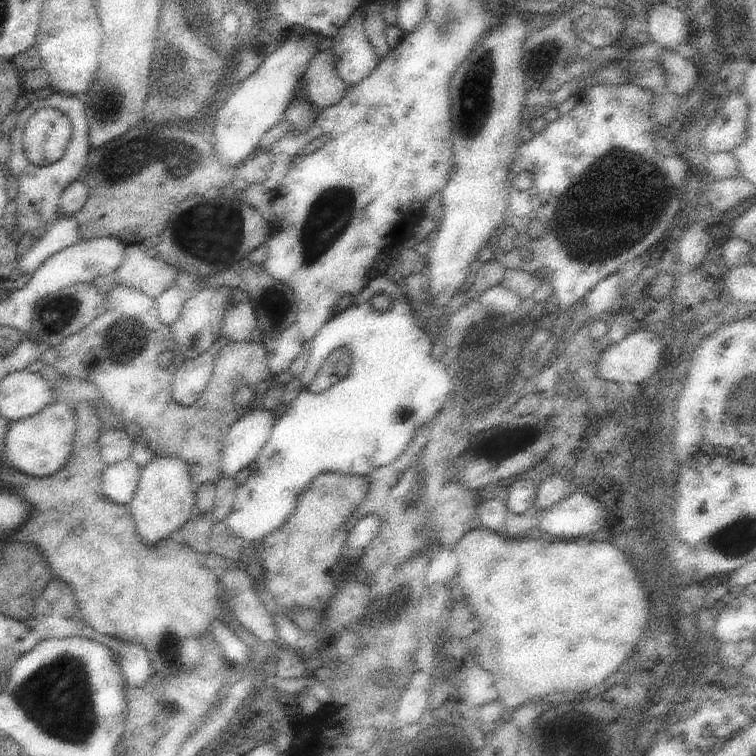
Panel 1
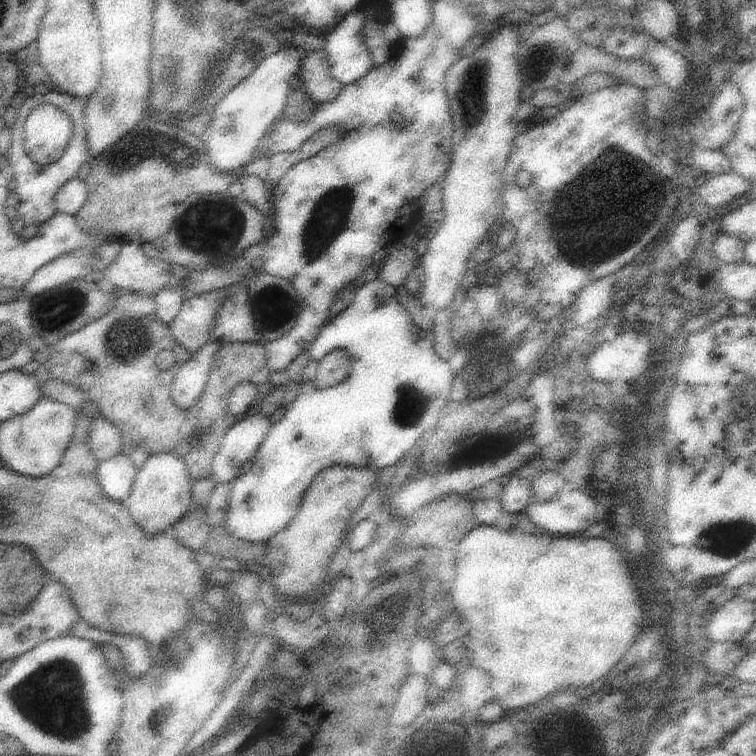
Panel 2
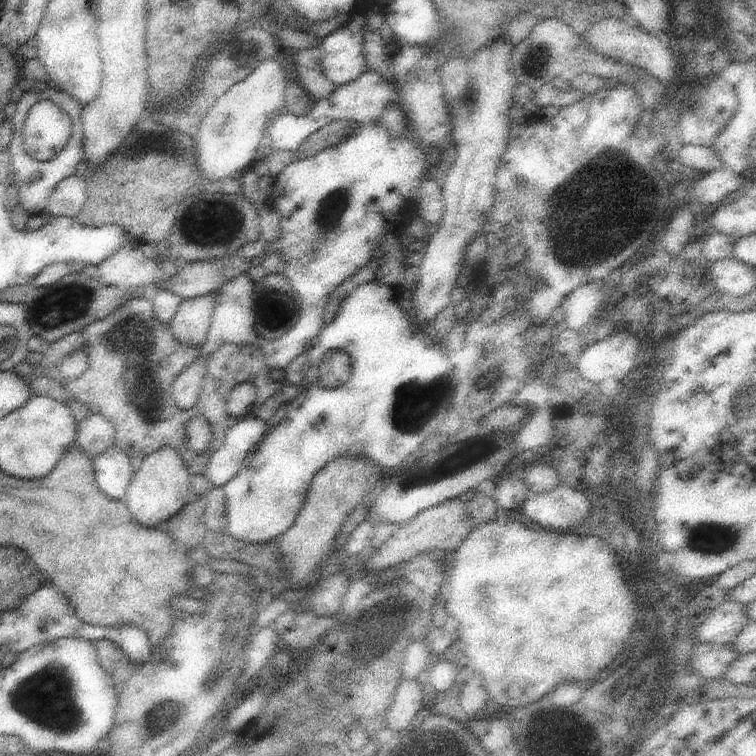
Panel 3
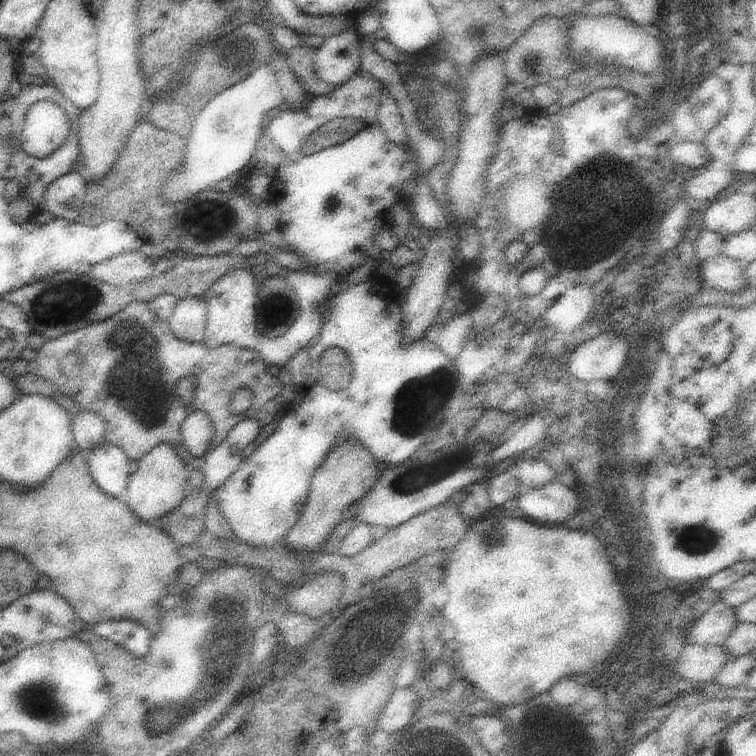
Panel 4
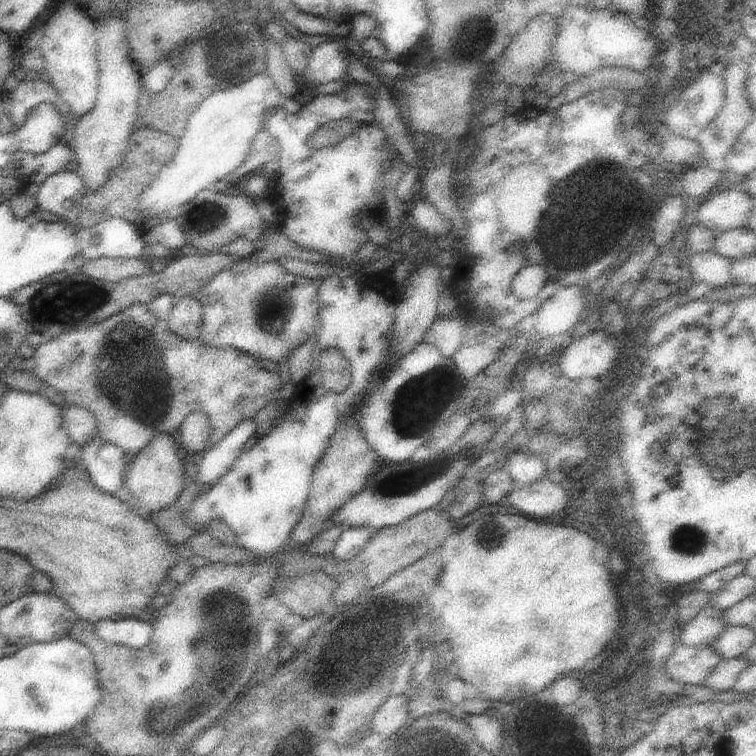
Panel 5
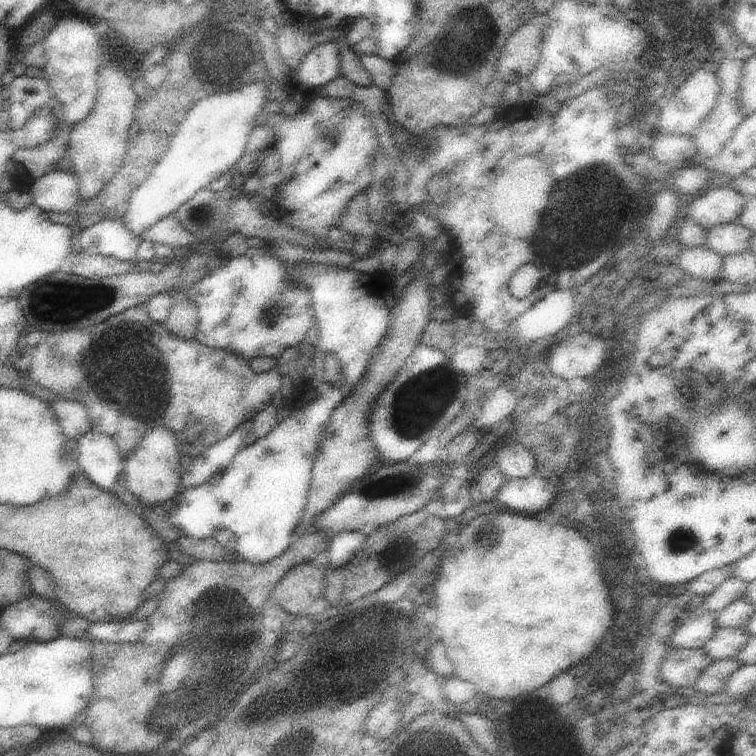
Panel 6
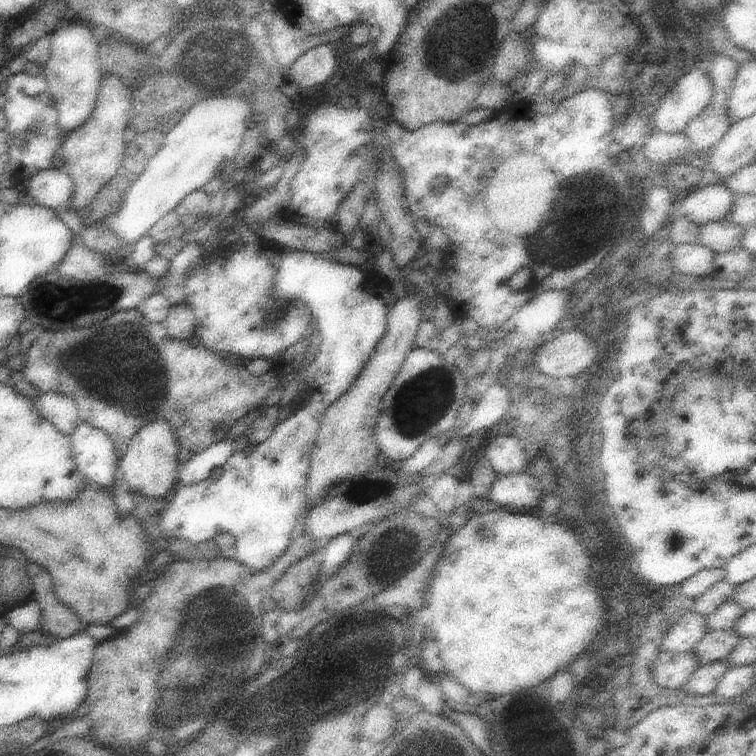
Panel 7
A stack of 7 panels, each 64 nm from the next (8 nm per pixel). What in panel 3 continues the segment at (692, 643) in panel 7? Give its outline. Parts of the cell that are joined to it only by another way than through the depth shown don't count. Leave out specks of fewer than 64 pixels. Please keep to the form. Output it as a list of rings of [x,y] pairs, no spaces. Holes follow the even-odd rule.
[[[725,600],[717,608],[709,612],[709,616],[699,624],[699,630],[695,632],[697,644],[721,644],[731,646],[737,638],[737,634],[751,624],[751,620],[745,614],[745,604],[729,602]]]

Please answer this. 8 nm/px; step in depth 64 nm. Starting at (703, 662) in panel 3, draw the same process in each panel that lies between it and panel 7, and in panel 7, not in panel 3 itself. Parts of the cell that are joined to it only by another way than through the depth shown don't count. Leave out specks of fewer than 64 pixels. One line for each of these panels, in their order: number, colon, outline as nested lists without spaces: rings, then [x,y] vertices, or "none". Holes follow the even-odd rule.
4: [[[693,644],[681,650],[681,656],[675,662],[675,672],[683,676],[683,680],[691,682],[713,682],[717,674],[723,670],[727,662],[731,662],[731,654],[723,646],[703,646]]]
5: [[[679,642],[673,656],[667,660],[665,670],[673,680],[681,684],[701,686],[721,660],[723,656],[713,646],[697,648],[697,646],[683,646]]]
6: [[[671,648],[661,664],[661,676],[667,684],[679,688],[693,688],[697,678],[705,668],[709,668],[715,660],[707,656],[703,648],[687,650],[687,648]]]
7: [[[661,652],[655,662],[653,676],[661,688],[679,690],[689,682],[693,672],[699,670],[701,666],[703,666],[703,662],[699,660],[699,656],[695,652],[683,652],[683,654]]]

